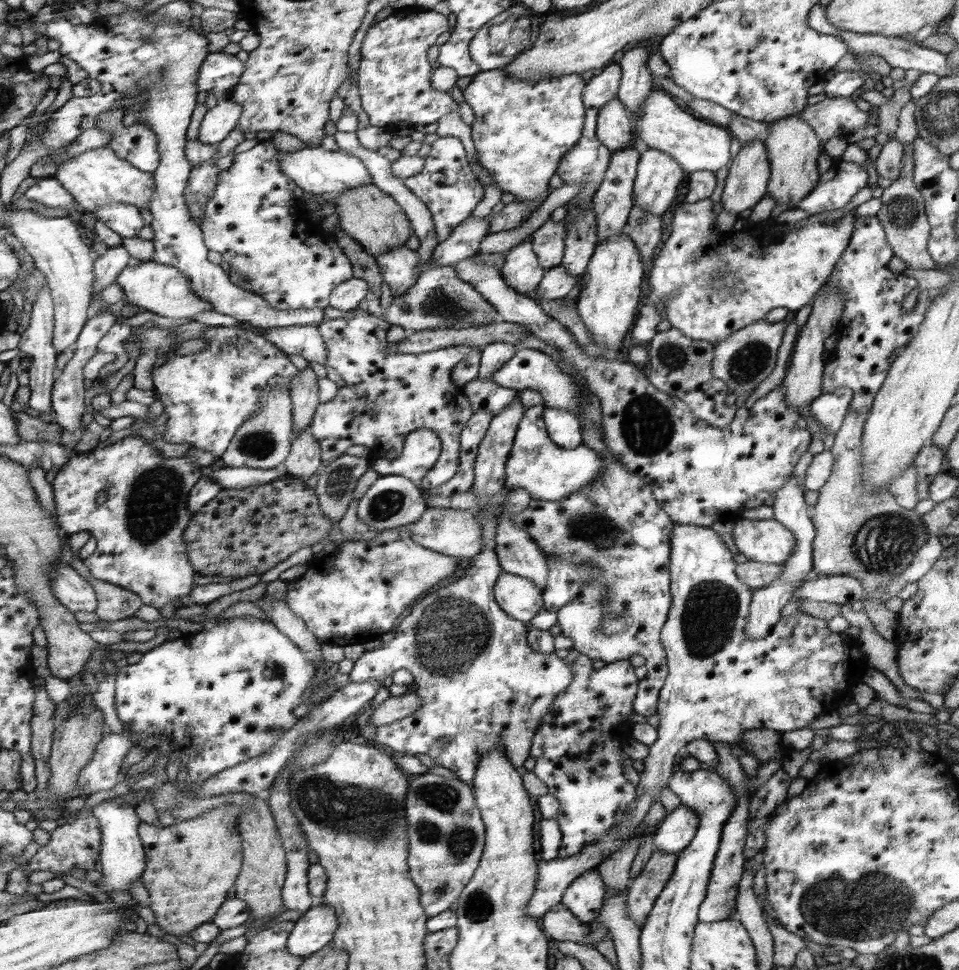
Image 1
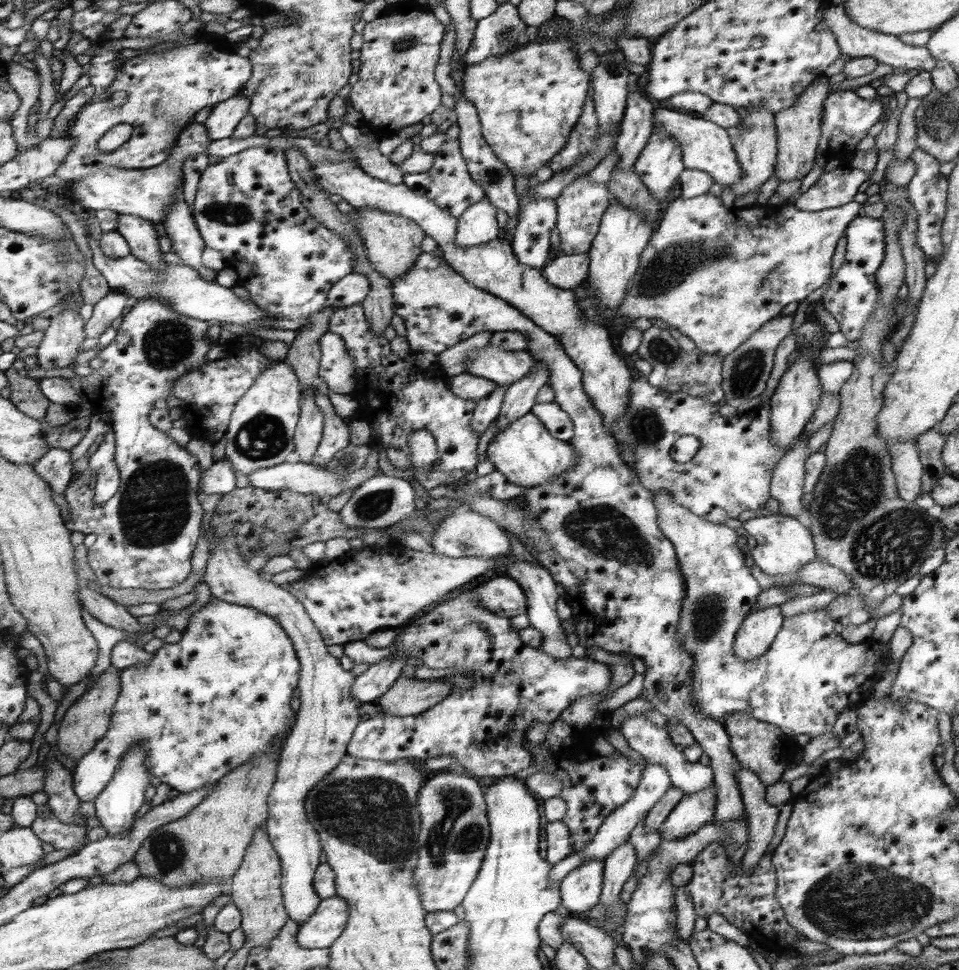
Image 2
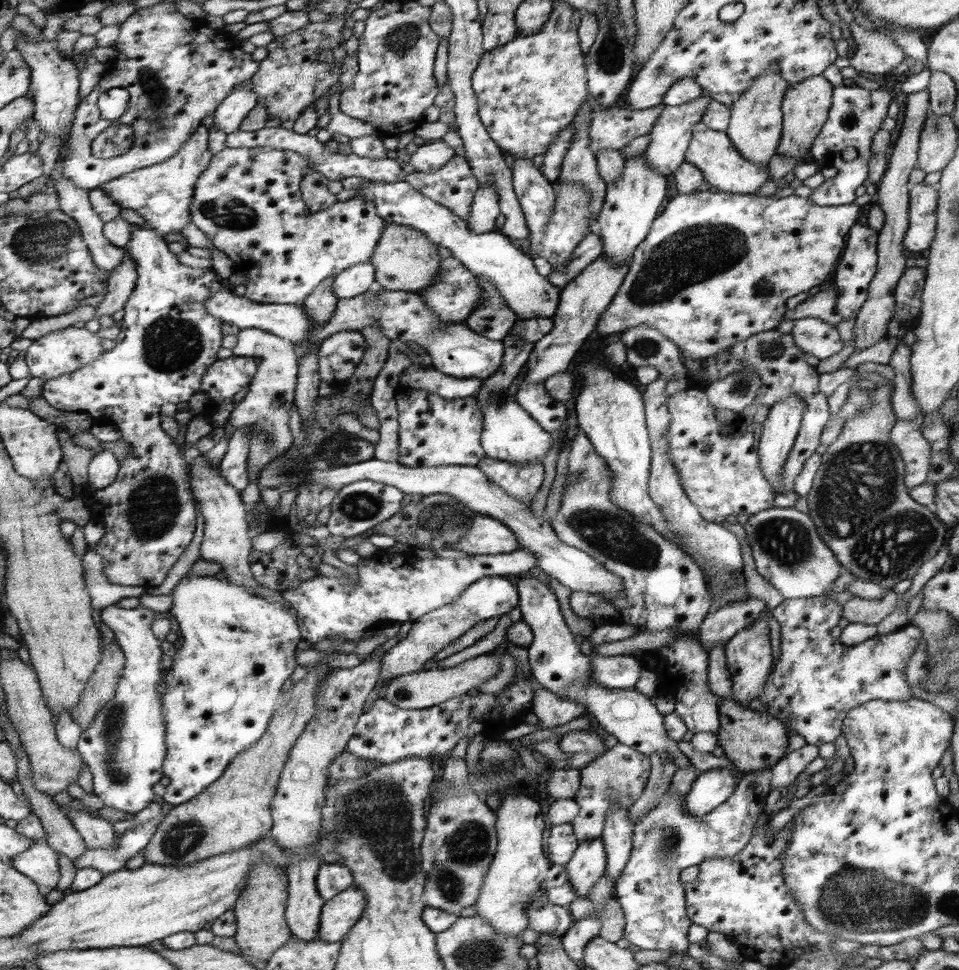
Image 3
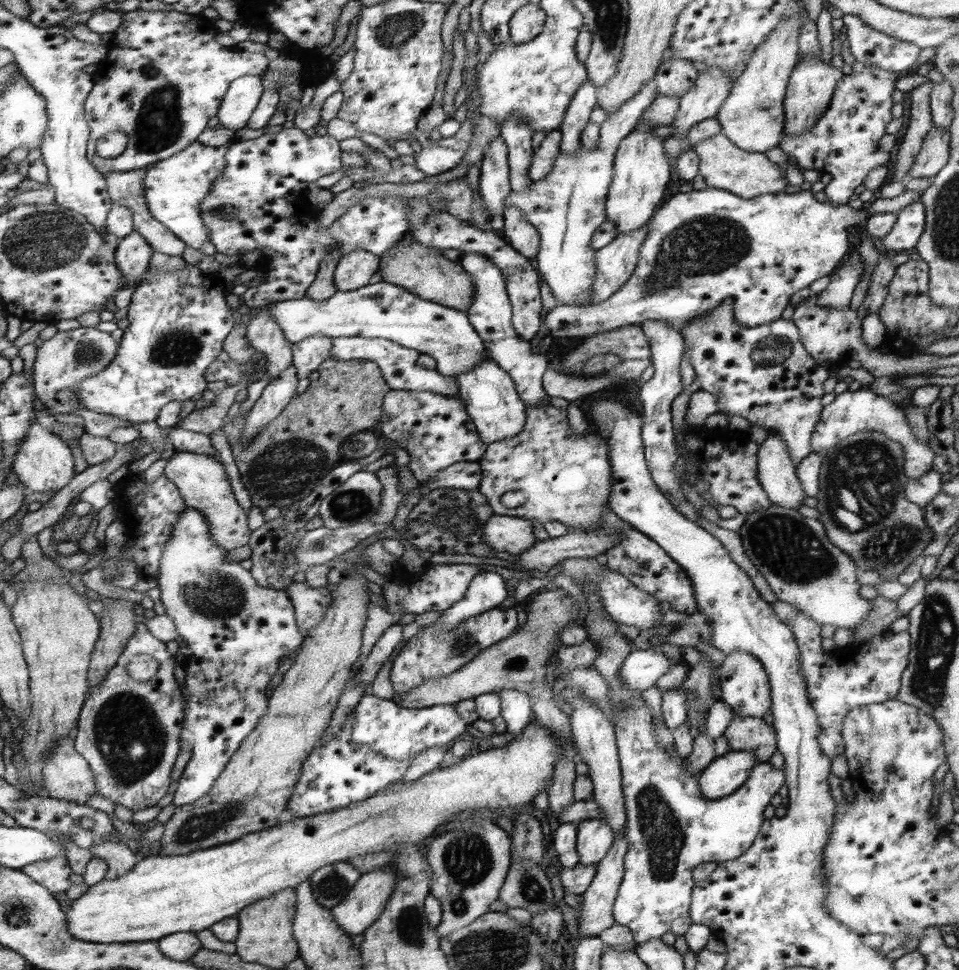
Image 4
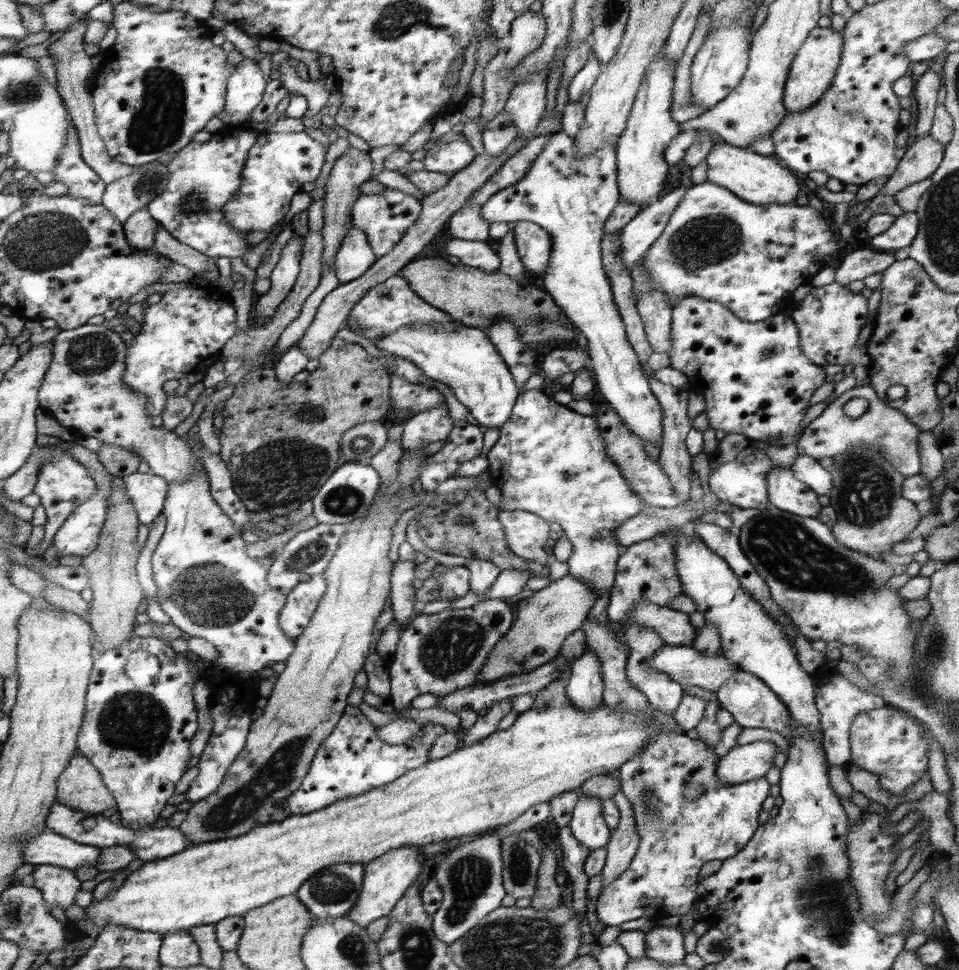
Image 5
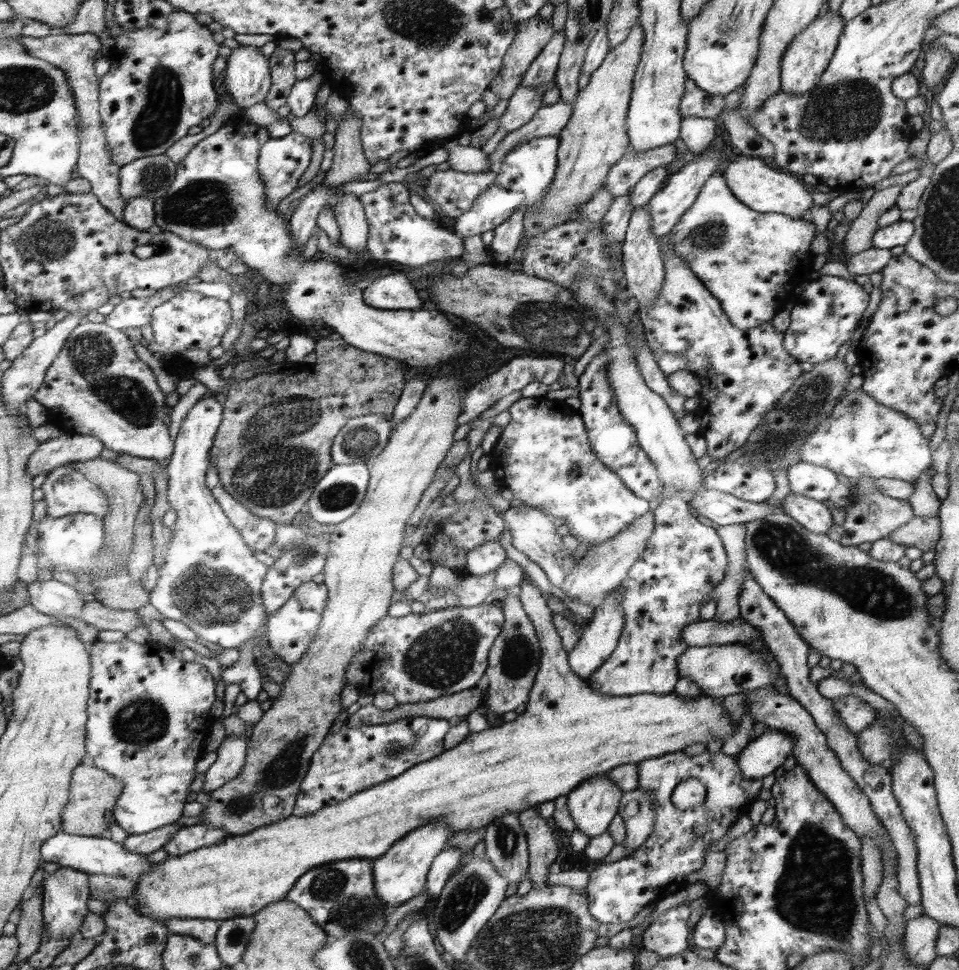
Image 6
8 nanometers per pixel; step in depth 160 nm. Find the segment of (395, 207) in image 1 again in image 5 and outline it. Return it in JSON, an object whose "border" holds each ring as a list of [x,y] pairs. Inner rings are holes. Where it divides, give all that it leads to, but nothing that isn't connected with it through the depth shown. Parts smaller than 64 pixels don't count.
{"border":[[[432,255],[422,257],[419,260],[414,259],[402,269],[404,271],[400,275],[409,282],[410,288],[427,304],[450,316],[454,322],[487,330],[498,315],[504,315],[516,327],[517,333],[521,336],[519,339],[533,346],[538,346],[541,342],[550,342],[550,340],[576,340],[575,332],[560,320],[562,310],[554,304],[554,299],[546,290],[530,283],[530,281],[519,281],[499,270],[486,272],[484,269],[469,267],[461,262],[459,265],[454,265],[443,257]]]}

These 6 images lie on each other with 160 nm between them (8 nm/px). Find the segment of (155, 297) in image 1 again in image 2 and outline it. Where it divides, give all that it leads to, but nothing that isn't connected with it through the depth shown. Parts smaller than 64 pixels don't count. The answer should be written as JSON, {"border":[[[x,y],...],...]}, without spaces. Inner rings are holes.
{"border":[[[89,236],[88,244],[92,251],[94,266],[106,278],[110,288],[124,291],[129,297],[134,297],[136,300],[142,297],[156,297],[170,304],[170,308],[174,312],[213,324],[226,322],[251,328],[251,326],[257,327],[260,319],[267,316],[266,312],[262,311],[250,299],[244,300],[238,297],[234,294],[232,288],[222,287],[216,281],[208,282],[191,266],[165,264],[165,266],[159,266],[159,268],[151,268],[144,261],[138,260],[138,258],[131,255],[126,256],[126,258],[112,260],[112,258],[102,254],[99,240],[94,240],[92,236]]]}

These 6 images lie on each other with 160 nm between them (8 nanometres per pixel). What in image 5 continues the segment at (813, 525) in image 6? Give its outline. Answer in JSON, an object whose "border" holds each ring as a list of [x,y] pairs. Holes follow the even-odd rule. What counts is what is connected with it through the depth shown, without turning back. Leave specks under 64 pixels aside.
{"border":[[[773,462],[772,464],[773,467],[767,476],[767,491],[770,504],[795,515],[817,518],[823,507],[818,501],[818,494],[808,488],[801,480],[798,480],[793,475],[791,467],[786,469],[786,467],[777,467]]]}

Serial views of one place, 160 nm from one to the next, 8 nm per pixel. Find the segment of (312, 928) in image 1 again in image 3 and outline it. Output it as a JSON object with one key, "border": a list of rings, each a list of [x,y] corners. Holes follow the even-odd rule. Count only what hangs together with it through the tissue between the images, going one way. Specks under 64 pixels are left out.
{"border":[[[351,885],[334,898],[326,900],[321,910],[318,939],[320,942],[339,942],[362,918],[367,903],[366,893]]]}

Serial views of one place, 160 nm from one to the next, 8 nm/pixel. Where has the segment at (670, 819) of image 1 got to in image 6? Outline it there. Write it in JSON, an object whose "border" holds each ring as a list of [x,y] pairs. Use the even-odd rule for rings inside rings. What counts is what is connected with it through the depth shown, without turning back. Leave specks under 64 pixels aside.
{"border":[[[766,729],[760,737],[750,741],[746,748],[742,749],[742,752],[737,756],[737,763],[744,778],[748,780],[763,779],[768,774],[773,774],[779,766],[786,762],[787,757],[792,755],[793,740],[786,736],[786,732]]]}

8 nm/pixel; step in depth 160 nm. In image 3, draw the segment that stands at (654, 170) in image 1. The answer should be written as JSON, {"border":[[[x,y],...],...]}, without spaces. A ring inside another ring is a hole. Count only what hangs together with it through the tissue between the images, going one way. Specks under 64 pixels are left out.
{"border":[[[705,93],[694,100],[678,106],[668,106],[662,109],[656,124],[652,127],[650,135],[650,143],[642,154],[643,159],[662,176],[666,177],[674,173],[676,169],[686,161],[686,151],[688,150],[691,137],[693,136],[693,128],[701,122],[703,114],[707,111],[713,96]]]}

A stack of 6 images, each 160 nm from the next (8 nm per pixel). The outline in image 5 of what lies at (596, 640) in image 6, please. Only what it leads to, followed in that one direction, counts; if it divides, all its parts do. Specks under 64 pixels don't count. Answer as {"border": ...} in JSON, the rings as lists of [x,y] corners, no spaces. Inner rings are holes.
{"border":[[[584,652],[570,665],[570,680],[566,683],[566,698],[584,712],[594,712],[603,704],[602,672],[600,660],[592,652]]]}

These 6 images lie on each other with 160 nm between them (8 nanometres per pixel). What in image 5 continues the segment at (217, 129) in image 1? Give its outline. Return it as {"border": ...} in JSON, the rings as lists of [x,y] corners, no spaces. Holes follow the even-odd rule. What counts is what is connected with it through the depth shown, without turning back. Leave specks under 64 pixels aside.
{"border":[[[244,58],[237,64],[237,70],[229,76],[226,91],[226,112],[230,114],[230,126],[245,126],[251,113],[264,98],[268,86],[267,76],[262,72],[256,60]]]}

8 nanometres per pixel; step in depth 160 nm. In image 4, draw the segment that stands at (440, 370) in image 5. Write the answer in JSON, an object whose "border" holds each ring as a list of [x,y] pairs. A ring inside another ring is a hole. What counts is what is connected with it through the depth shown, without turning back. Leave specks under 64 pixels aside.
{"border":[[[484,357],[481,363],[474,365],[468,372],[457,374],[455,383],[457,384],[456,396],[465,402],[467,413],[473,420],[480,438],[487,445],[512,438],[525,427],[525,402],[520,398],[513,378],[503,368],[500,368],[500,365],[495,360],[492,360],[490,357]]]}

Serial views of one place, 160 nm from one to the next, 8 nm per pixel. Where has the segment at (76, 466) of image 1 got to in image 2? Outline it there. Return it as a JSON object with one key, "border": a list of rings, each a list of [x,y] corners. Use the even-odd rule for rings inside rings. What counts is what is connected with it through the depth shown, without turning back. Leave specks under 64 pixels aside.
{"border":[[[142,297],[138,299],[132,310],[126,314],[120,328],[118,328],[116,338],[112,344],[101,348],[96,355],[95,359],[87,362],[87,366],[91,368],[91,374],[83,377],[75,378],[61,378],[61,377],[50,377],[43,378],[39,382],[39,387],[41,388],[42,394],[54,404],[62,404],[71,409],[84,409],[90,410],[92,413],[108,413],[111,420],[111,425],[115,436],[116,452],[114,452],[114,464],[118,467],[118,470],[121,475],[121,486],[117,490],[117,493],[114,496],[111,496],[105,503],[98,503],[96,499],[96,486],[97,486],[97,476],[91,468],[86,469],[76,479],[70,481],[69,487],[66,489],[66,492],[63,494],[68,502],[70,507],[70,519],[65,520],[65,523],[68,527],[74,532],[81,532],[86,534],[97,534],[97,539],[94,542],[93,546],[89,547],[87,554],[87,559],[89,565],[92,567],[93,574],[96,577],[99,584],[105,584],[106,586],[111,586],[112,588],[145,588],[146,590],[160,590],[167,589],[180,584],[187,576],[190,576],[192,572],[192,566],[190,566],[190,556],[196,548],[196,542],[200,538],[200,522],[202,522],[202,506],[198,504],[198,493],[200,484],[200,472],[198,472],[199,466],[198,460],[186,452],[183,446],[178,446],[168,434],[164,434],[161,429],[158,429],[153,421],[150,420],[152,412],[156,409],[155,403],[157,400],[168,398],[172,396],[171,391],[173,390],[173,381],[180,378],[185,372],[190,371],[192,368],[201,367],[206,360],[206,352],[210,350],[213,342],[208,338],[208,328],[211,325],[211,322],[196,320],[194,318],[189,318],[184,316],[184,314],[174,312],[170,308],[170,304],[162,299],[157,299],[156,297]]]}

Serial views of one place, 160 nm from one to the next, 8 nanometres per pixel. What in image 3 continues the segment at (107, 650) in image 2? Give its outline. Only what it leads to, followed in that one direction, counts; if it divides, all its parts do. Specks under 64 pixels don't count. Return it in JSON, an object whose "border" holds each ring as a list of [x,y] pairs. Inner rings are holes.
{"border":[[[90,545],[82,555],[88,564],[86,569],[86,592],[90,595],[90,607],[93,610],[112,606],[124,597],[139,597],[145,590],[143,586],[122,586],[108,580],[104,570],[104,559]]]}

